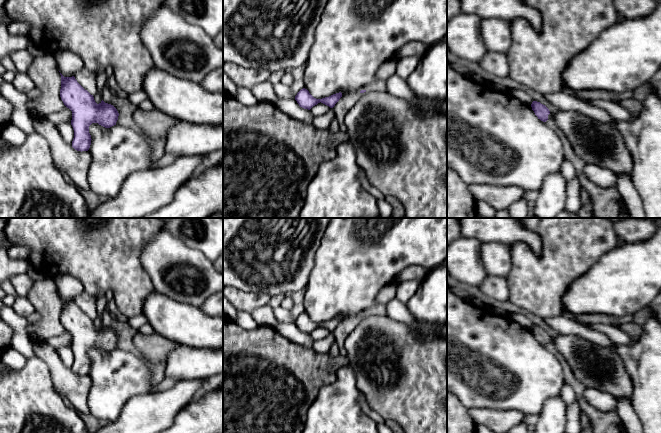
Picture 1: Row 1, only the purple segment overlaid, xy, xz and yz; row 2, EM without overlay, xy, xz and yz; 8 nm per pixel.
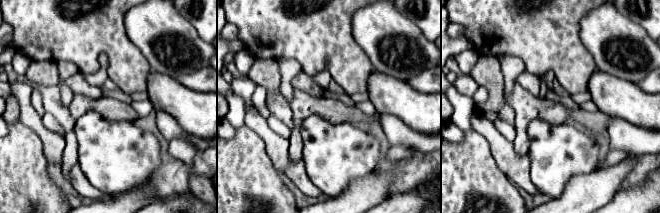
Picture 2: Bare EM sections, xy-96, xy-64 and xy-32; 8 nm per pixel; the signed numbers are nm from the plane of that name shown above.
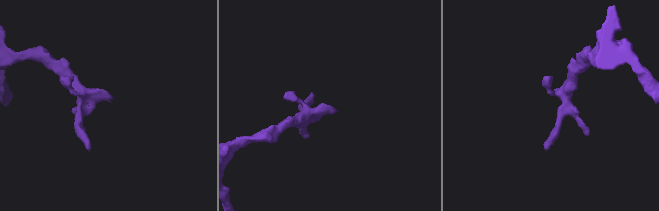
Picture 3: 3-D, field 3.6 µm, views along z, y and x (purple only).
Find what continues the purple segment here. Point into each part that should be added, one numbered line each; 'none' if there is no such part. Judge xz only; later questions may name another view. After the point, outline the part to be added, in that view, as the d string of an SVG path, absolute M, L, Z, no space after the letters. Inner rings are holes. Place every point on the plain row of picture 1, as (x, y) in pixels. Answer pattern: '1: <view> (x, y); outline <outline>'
1: xz (404, 377); outline M366 313L364 317L360 318L359 324L346 340L345 348L349 365L355 373L356 386L365 395L370 408L385 420L390 419L397 422L405 433L447 433L447 339L443 337L417 337L411 333L407 325L397 322L387 315L379 316Z

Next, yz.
1: yz (600, 367); outline M559 334L555 339L549 338L557 351L565 358L577 380L582 382L586 388L595 388L611 394L616 400L626 398L631 401L632 380L626 371L624 363L616 353L615 344L611 346L600 346L589 340L576 335Z

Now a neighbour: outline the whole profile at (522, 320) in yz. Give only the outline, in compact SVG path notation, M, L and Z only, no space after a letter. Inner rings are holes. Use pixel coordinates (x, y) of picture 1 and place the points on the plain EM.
M515 313L510 314L508 317L526 329L531 329L533 326L532 322L525 315Z

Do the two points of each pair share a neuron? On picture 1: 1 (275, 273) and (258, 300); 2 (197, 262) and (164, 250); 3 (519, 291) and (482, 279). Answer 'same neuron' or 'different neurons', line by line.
1: different neurons
2: same neuron
3: different neurons

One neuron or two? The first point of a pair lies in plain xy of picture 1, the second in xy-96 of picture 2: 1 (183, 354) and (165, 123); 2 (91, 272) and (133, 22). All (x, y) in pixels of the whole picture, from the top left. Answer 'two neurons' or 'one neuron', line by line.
1: one neuron
2: two neurons

